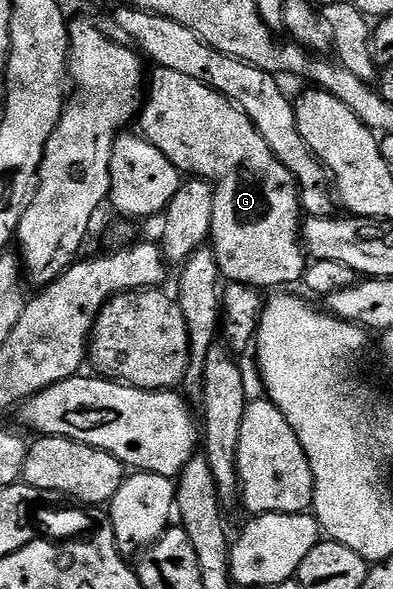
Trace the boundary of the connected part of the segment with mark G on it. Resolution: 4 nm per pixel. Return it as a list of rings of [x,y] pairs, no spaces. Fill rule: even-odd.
[[[156,67],[150,73],[150,88],[138,113],[139,121],[139,132],[158,147],[166,159],[170,159],[174,168],[179,169],[181,174],[212,184],[214,215],[210,248],[225,282],[237,281],[261,291],[276,291],[281,287],[292,287],[295,281],[296,284],[303,282],[306,254],[300,235],[300,190],[290,171],[278,163],[274,151],[266,147],[266,139],[262,139],[254,123],[235,103],[226,100],[211,85],[190,79],[190,75],[182,75],[182,71]]]

